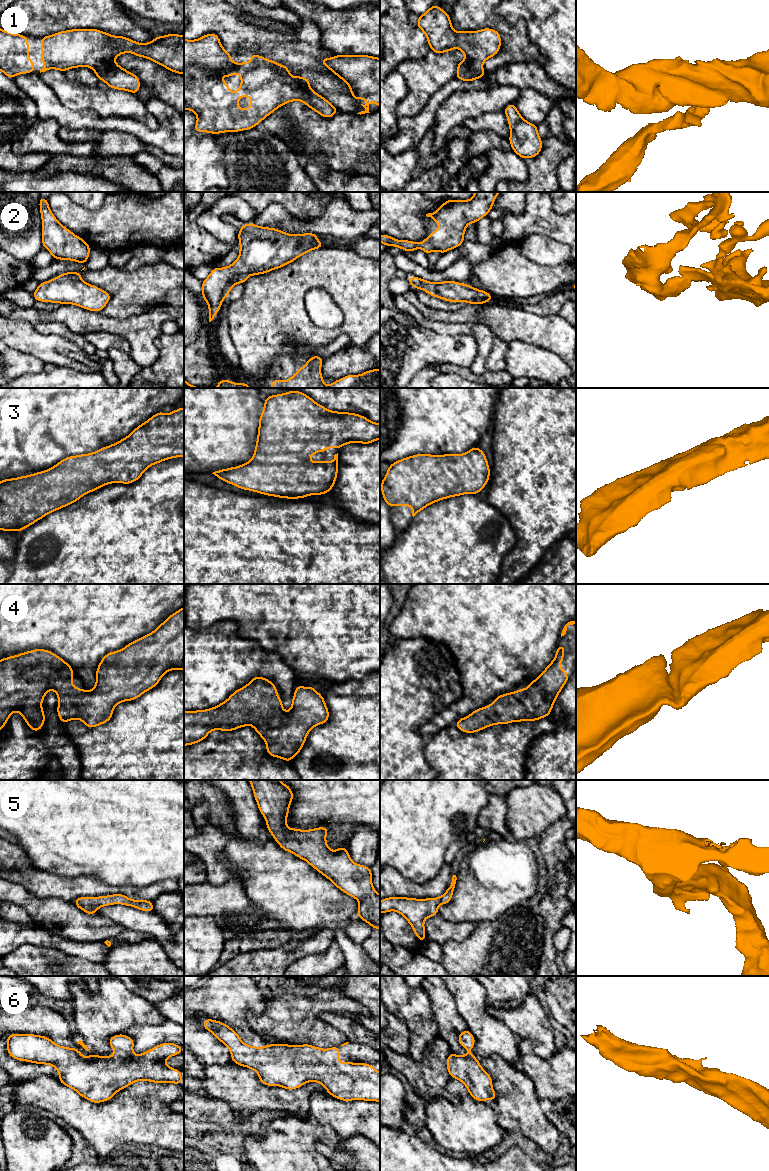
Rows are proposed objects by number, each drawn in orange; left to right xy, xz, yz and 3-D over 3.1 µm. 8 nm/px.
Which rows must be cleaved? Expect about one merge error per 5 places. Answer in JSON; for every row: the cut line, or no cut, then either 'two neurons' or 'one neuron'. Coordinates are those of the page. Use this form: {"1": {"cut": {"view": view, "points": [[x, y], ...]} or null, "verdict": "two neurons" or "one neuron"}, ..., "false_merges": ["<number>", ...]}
{"1": {"cut": null, "verdict": "one neuron"}, "2": {"cut": null, "verdict": "one neuron"}, "3": {"cut": null, "verdict": "one neuron"}, "4": {"cut": null, "verdict": "one neuron"}, "5": {"cut": null, "verdict": "one neuron"}, "6": {"cut": null, "verdict": "one neuron"}, "false_merges": []}

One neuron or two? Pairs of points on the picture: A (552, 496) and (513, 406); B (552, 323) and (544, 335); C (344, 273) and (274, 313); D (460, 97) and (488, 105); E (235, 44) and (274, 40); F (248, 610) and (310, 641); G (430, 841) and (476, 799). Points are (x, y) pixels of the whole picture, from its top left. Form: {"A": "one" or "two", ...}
{"A": "one", "B": "one", "C": "one", "D": "one", "E": "one", "F": "one", "G": "one"}

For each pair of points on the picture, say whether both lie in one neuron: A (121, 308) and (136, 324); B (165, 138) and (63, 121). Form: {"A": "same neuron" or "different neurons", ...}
{"A": "different neurons", "B": "same neuron"}

